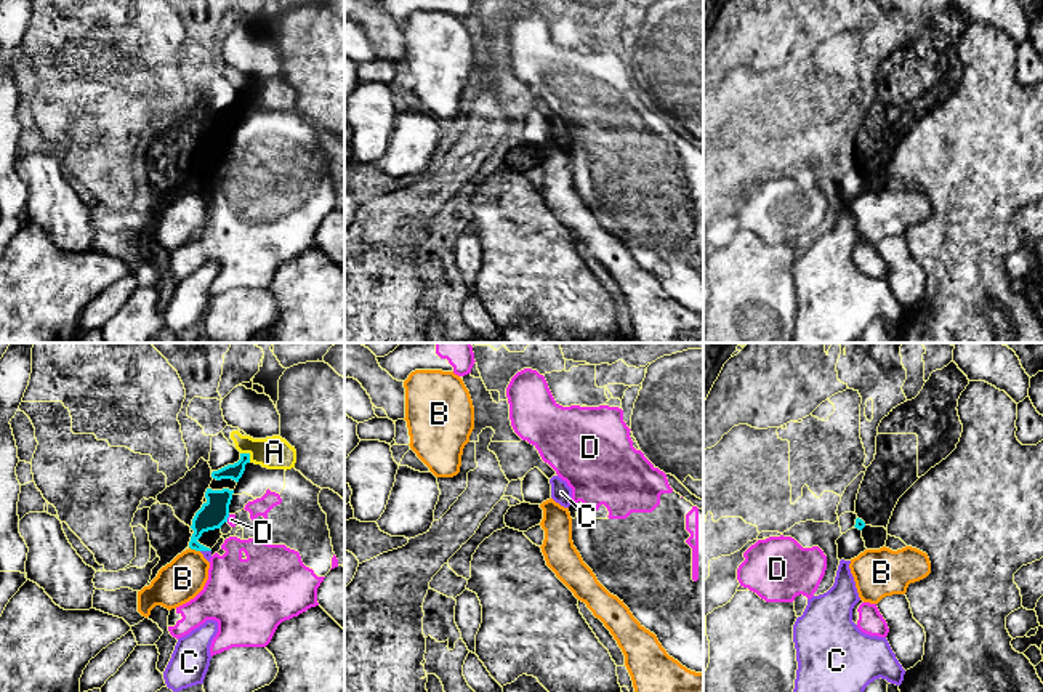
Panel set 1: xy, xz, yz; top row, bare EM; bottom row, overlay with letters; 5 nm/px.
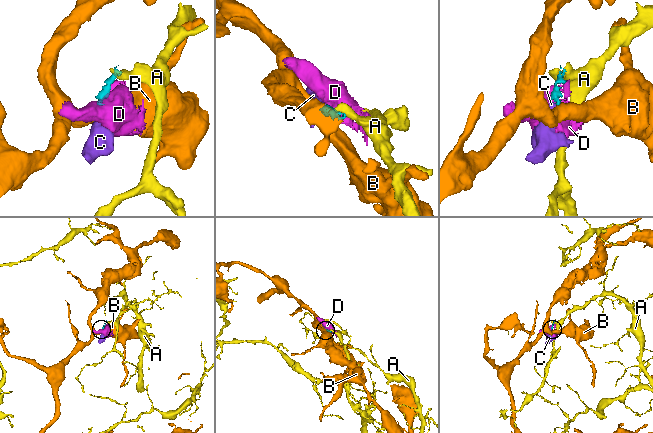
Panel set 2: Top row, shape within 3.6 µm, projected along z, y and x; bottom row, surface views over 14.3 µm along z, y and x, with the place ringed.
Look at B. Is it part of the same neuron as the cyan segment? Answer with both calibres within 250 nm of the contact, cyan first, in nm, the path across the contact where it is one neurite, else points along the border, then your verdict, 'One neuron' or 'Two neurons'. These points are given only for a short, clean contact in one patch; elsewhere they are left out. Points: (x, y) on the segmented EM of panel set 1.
Thickness 140 nm (cyan) against 220 nm. Boundary: xy (189, 547), (199, 551). Two neurons

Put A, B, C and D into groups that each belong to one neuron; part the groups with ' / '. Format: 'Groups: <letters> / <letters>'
Groups: A / B / C / D

